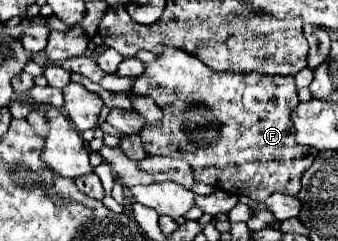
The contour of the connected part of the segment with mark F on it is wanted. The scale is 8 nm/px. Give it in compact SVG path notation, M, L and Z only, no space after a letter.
M166 47L164 55L146 65L146 71L136 79L134 91L148 95L164 113L164 123L146 125L140 131L146 155L166 155L184 159L194 171L198 183L212 185L220 191L246 195L256 201L268 199L272 193L298 195L302 173L312 165L318 151L314 147L298 145L294 139L292 109L298 105L294 77L284 75L260 75L260 73L216 73L208 69L194 55L186 55L176 47Z

